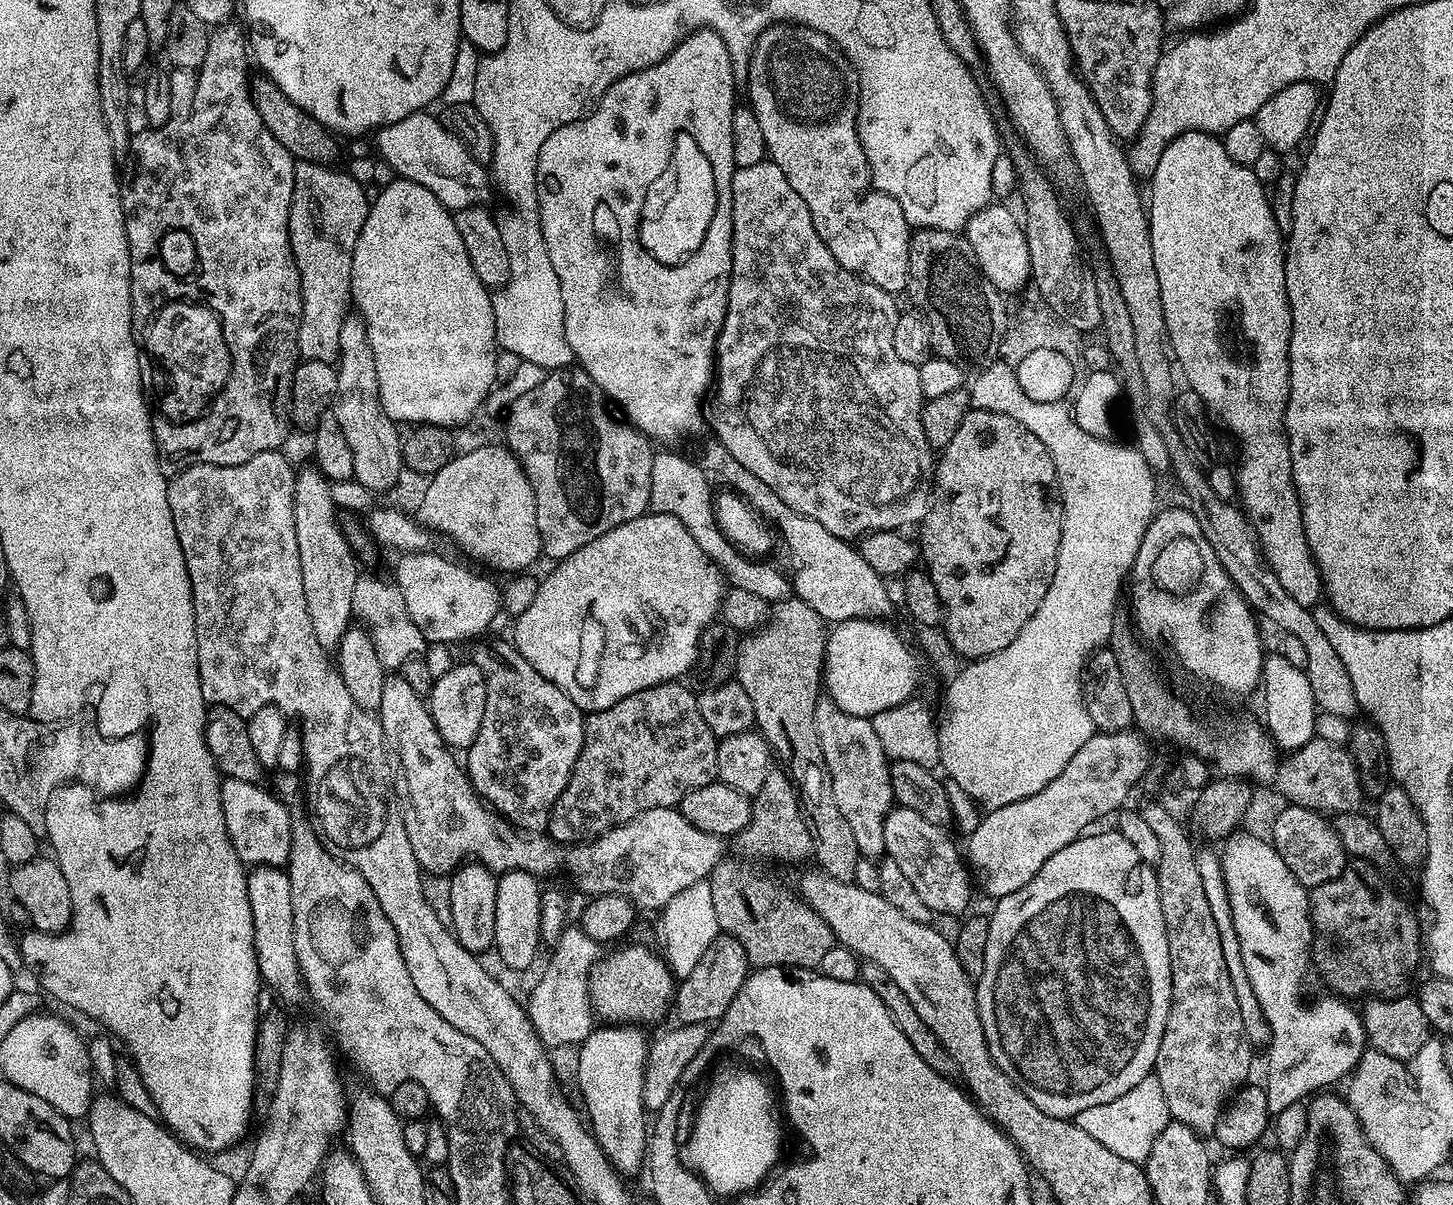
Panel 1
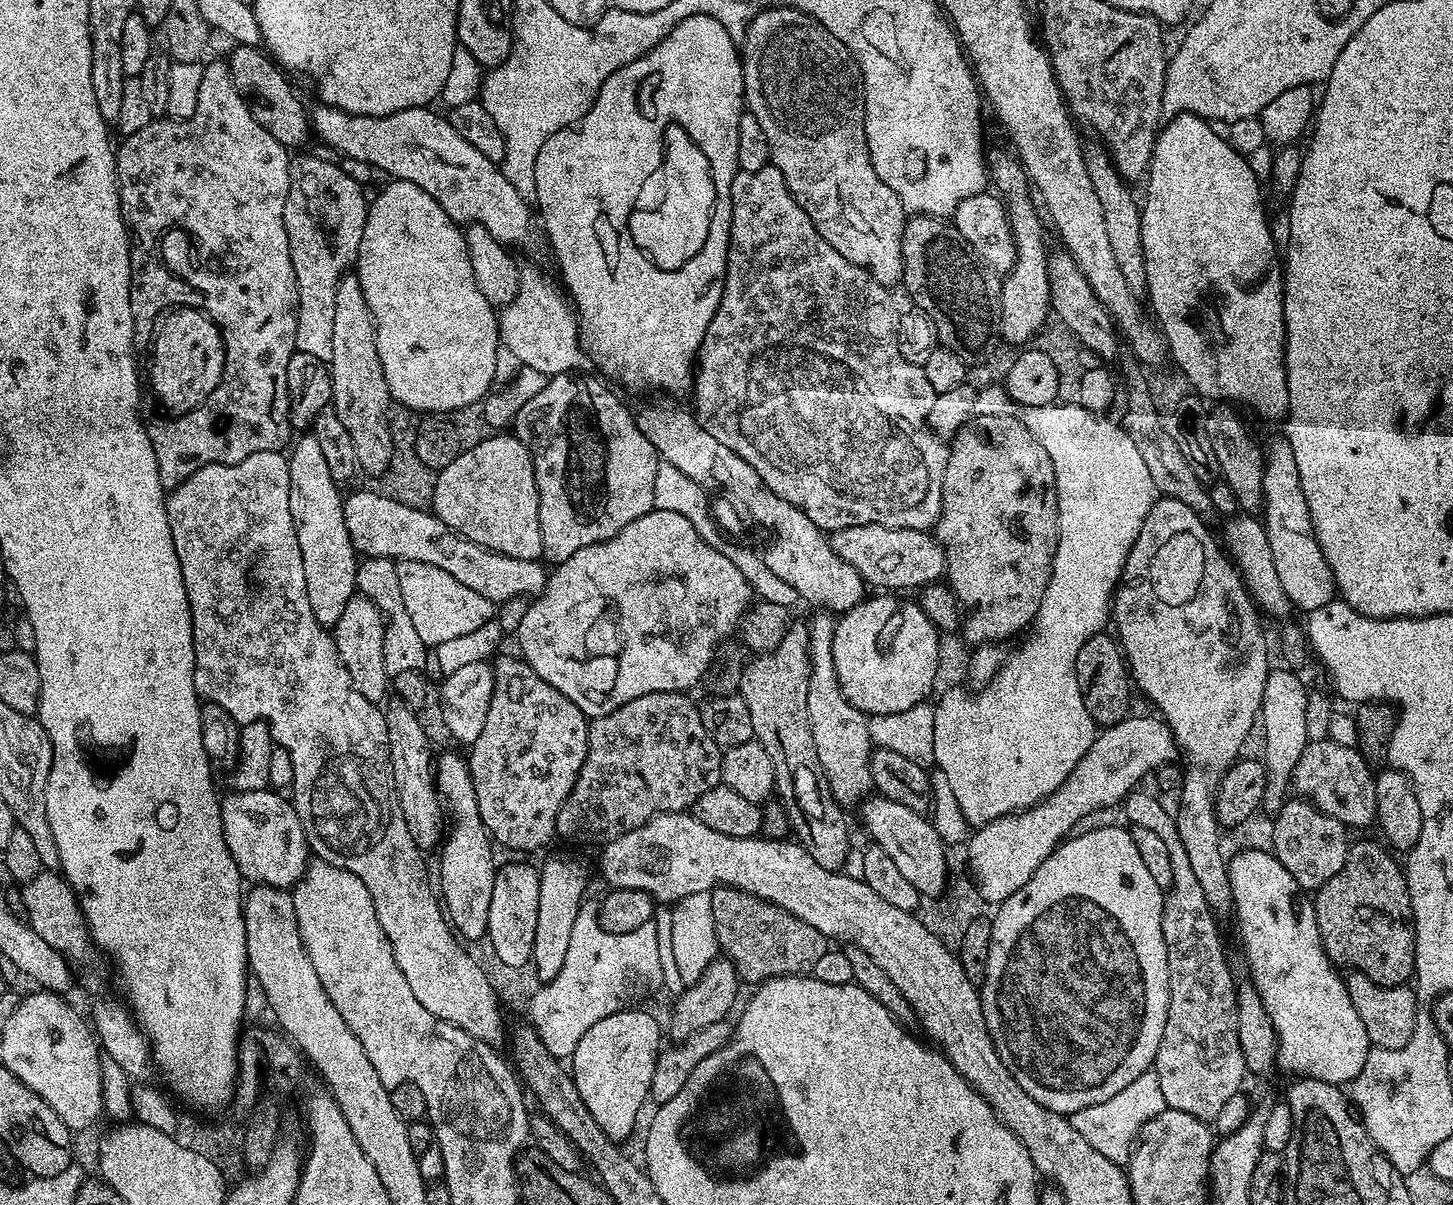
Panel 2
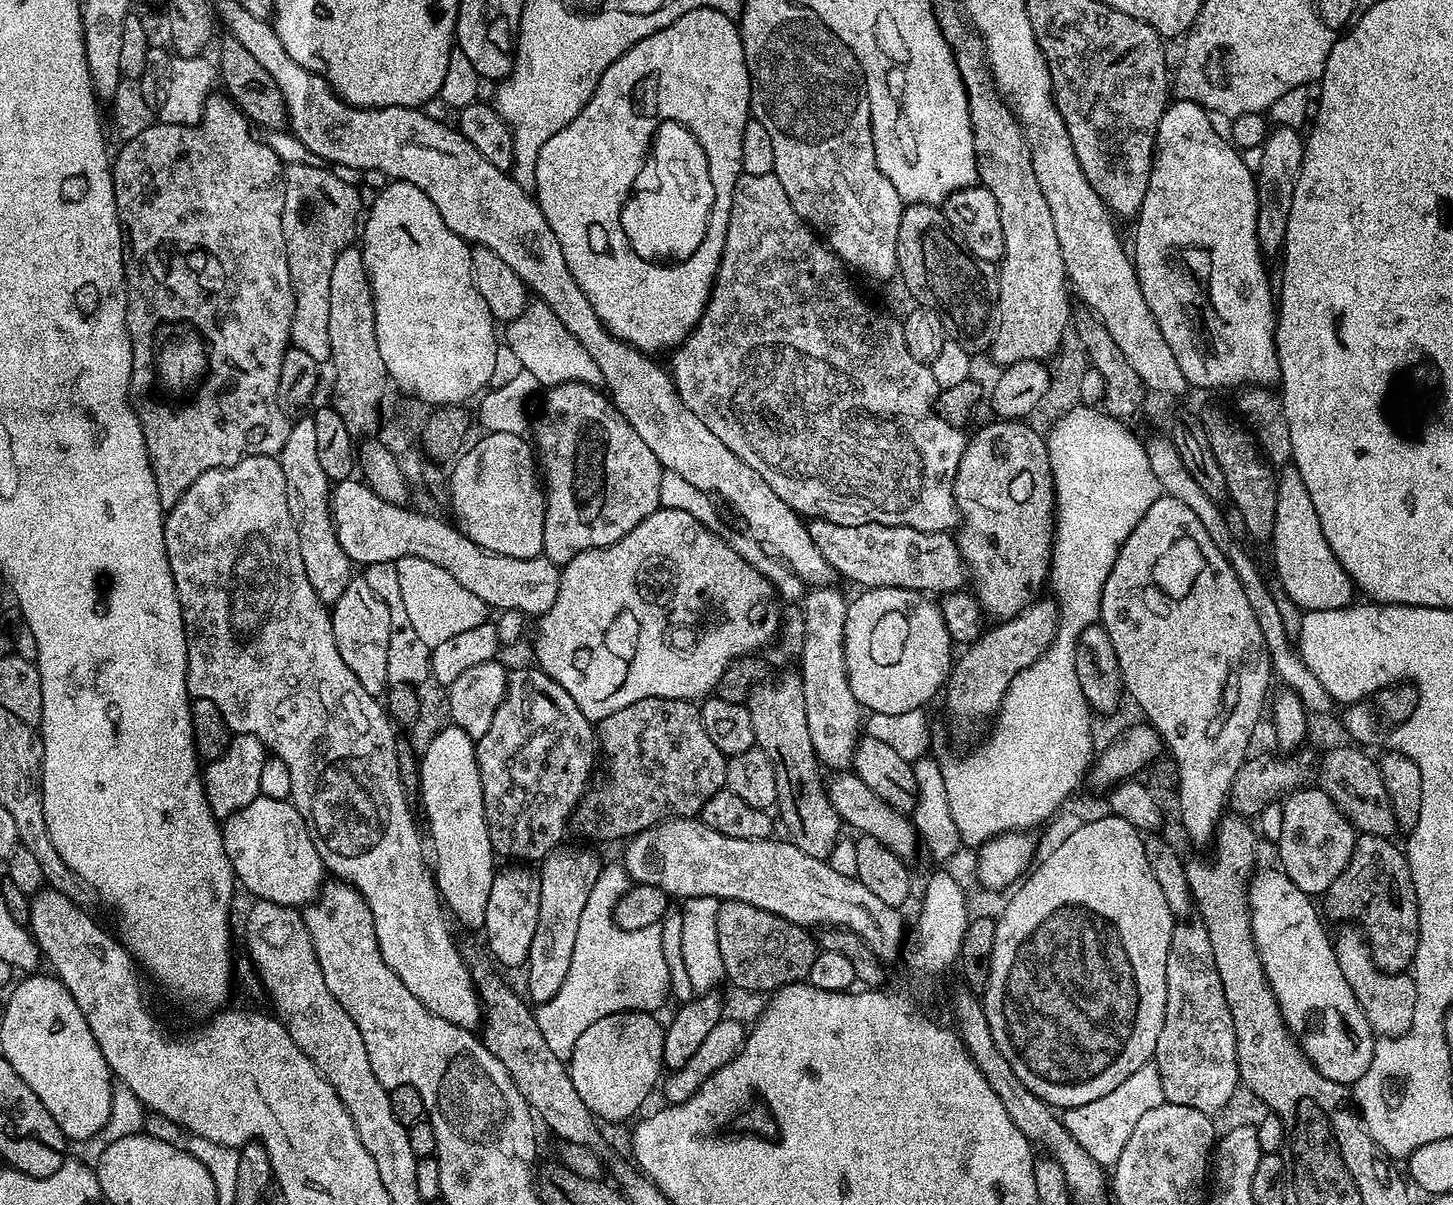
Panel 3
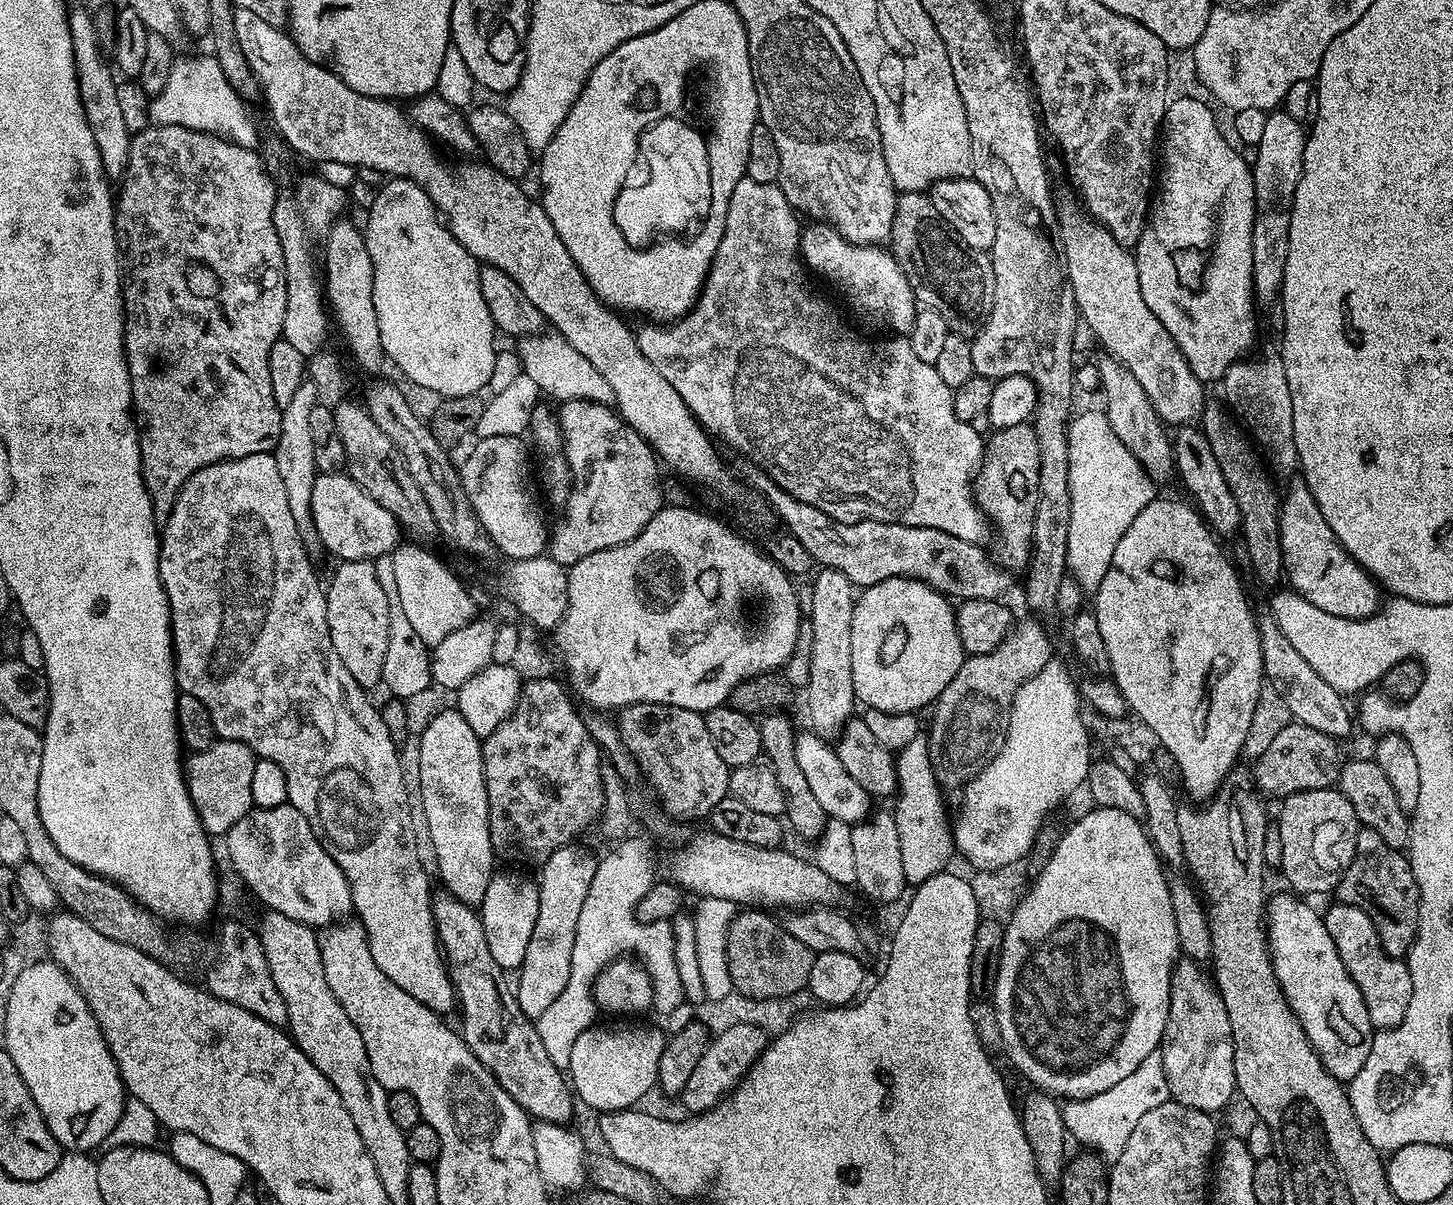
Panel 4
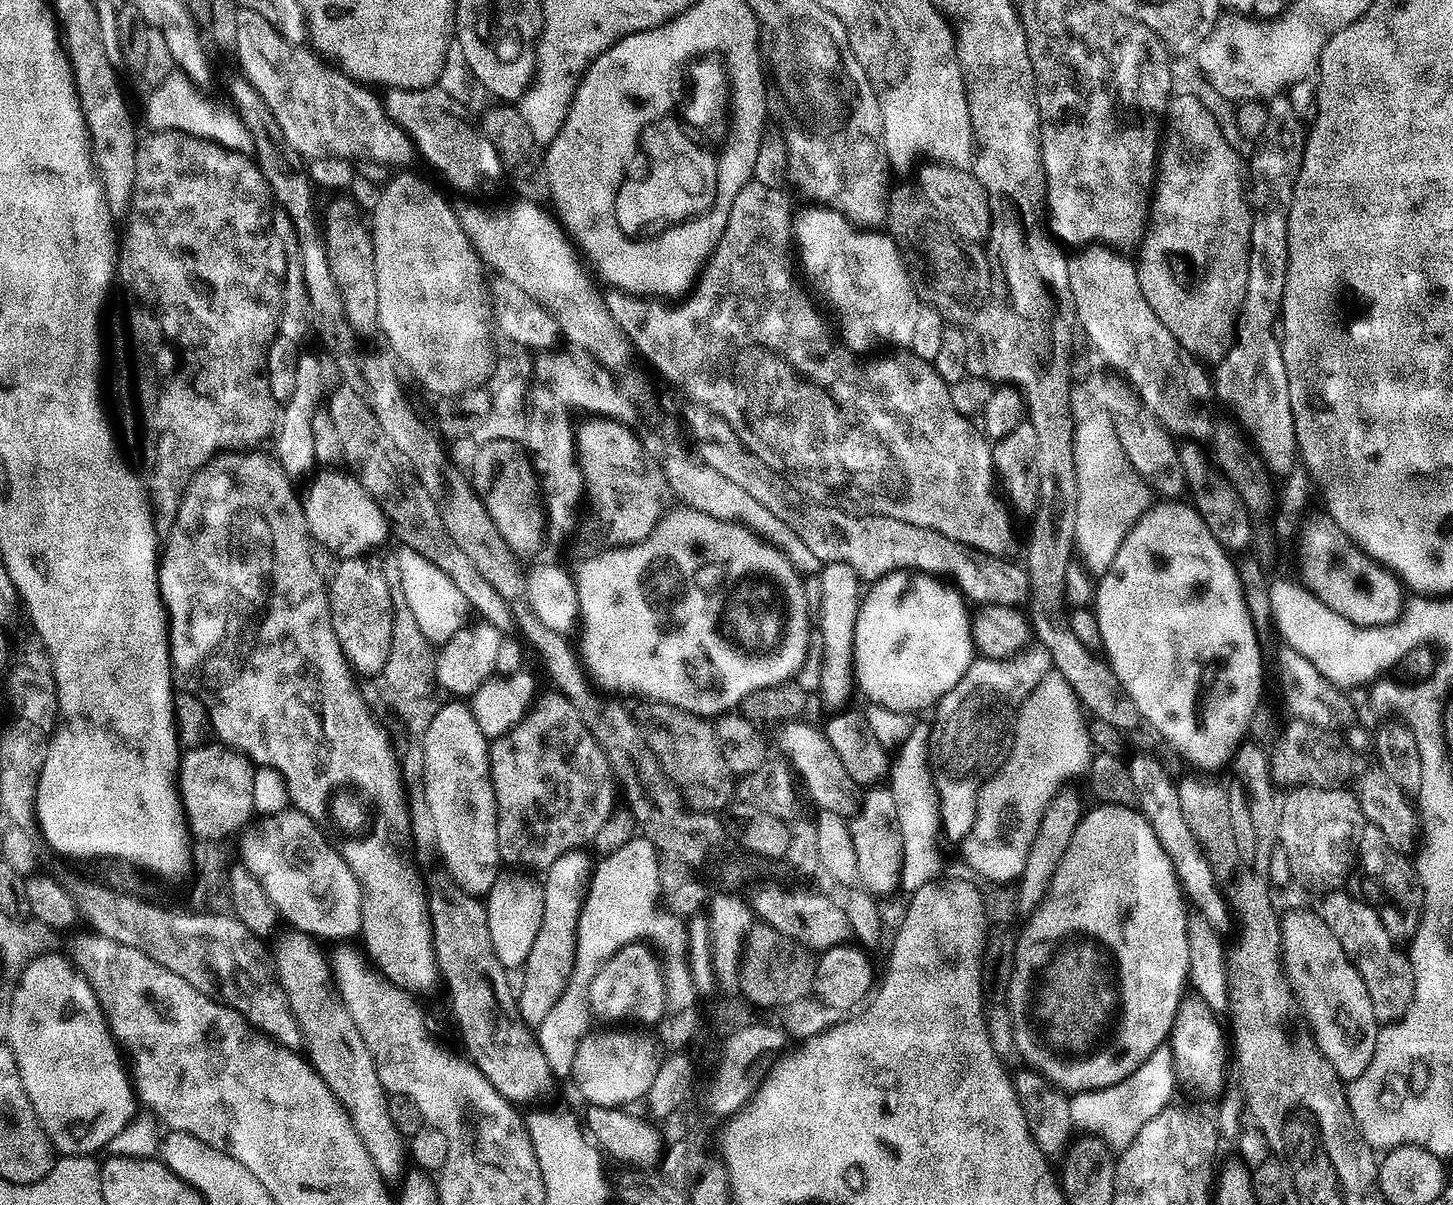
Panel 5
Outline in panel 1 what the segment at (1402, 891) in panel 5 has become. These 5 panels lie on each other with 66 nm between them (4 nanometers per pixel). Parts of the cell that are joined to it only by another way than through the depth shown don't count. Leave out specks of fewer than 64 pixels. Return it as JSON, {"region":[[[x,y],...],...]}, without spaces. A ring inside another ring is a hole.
{"region":[[[1357,859],[1345,863],[1338,878],[1322,882],[1322,886],[1311,889],[1308,898],[1308,914],[1312,918],[1314,937],[1314,964],[1320,967],[1324,980],[1331,991],[1341,998],[1391,998],[1403,996],[1409,991],[1412,971],[1416,963],[1422,960],[1422,924],[1416,921],[1412,908],[1376,873],[1375,863],[1367,859]]]}

